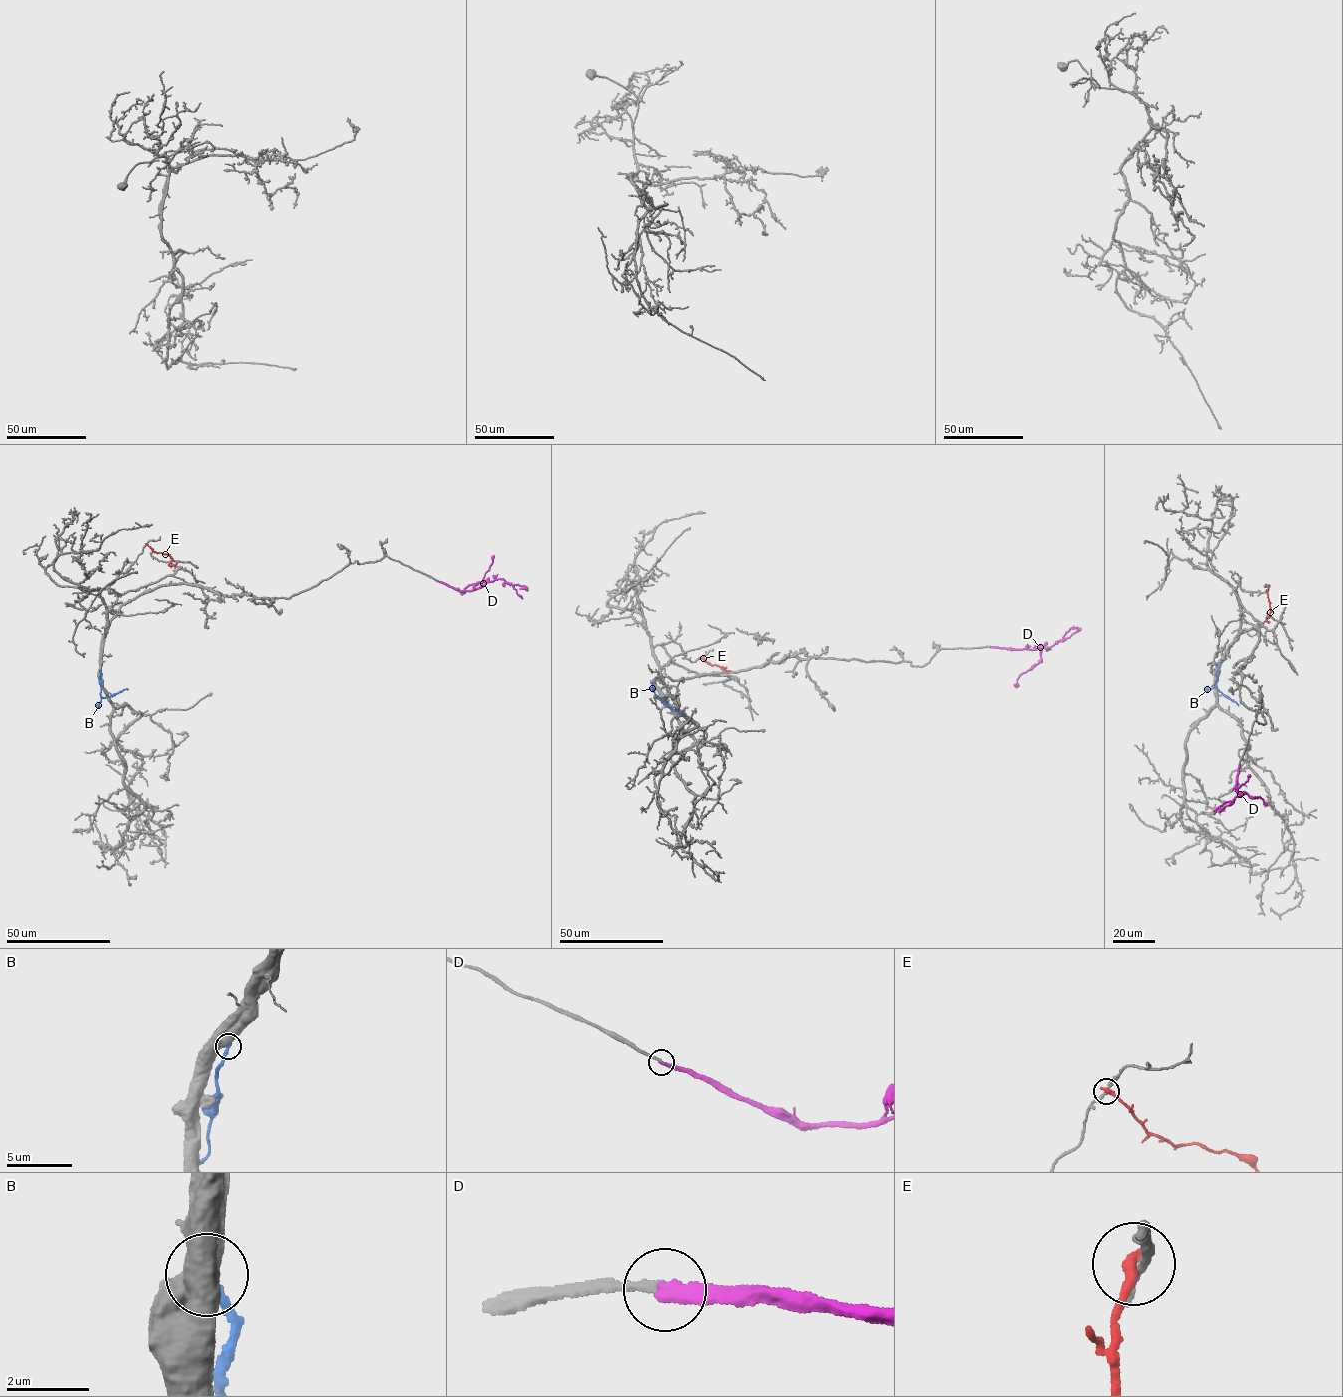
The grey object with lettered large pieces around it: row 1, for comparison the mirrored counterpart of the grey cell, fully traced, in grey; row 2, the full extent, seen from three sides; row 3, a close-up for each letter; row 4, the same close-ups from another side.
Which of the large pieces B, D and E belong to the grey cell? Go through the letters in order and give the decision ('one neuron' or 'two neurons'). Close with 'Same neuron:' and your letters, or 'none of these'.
B: two neurons
D: two neurons
E: two neurons
Same neuron: none of these

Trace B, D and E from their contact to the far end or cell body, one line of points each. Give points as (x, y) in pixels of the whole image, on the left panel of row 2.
B: (100, 671), (101, 697), (128, 689)
D: (437, 581), (461, 591), (472, 591), (503, 579), (525, 587), (520, 588)
E: (146, 544), (170, 557), (169, 565), (177, 562)

